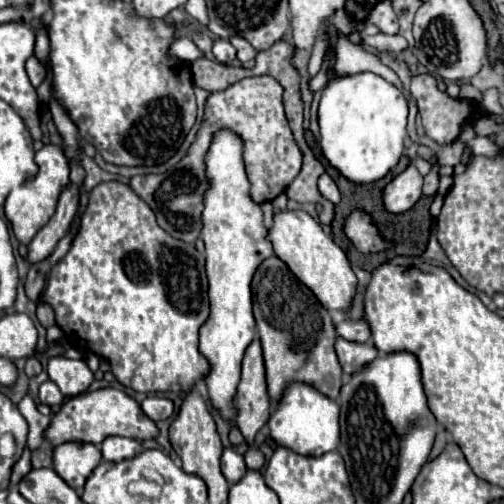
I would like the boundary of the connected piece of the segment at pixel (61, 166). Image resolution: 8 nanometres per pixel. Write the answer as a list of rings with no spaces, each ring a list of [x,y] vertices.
[[[53,144],[43,146],[35,154],[35,164],[39,172],[33,178],[25,180],[21,186],[17,186],[5,200],[5,216],[11,222],[15,238],[25,246],[43,228],[43,224],[49,222],[57,206],[57,196],[61,194],[61,188],[65,188],[65,184],[69,182],[69,160],[65,158],[61,146],[53,146]]]

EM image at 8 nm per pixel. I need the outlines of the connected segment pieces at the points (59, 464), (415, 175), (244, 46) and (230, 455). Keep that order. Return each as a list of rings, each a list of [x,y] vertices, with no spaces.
[[[65,442],[53,450],[53,470],[79,494],[101,460],[101,450],[95,444]]]
[[[409,164],[405,172],[401,172],[383,188],[385,210],[391,214],[407,212],[421,198],[421,184],[423,176],[417,172],[413,164]]]
[[[235,36],[233,40],[231,40],[231,44],[237,48],[237,58],[241,60],[241,62],[247,62],[247,60],[253,60],[255,58],[255,48],[245,40],[245,38],[241,38],[241,36]]]
[[[225,448],[221,456],[221,472],[229,484],[237,484],[247,472],[243,456],[237,454],[233,448]]]

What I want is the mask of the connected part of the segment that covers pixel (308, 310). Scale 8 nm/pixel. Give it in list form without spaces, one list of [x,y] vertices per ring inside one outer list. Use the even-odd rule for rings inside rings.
[[[271,256],[261,262],[253,282],[253,314],[263,344],[267,386],[271,402],[281,398],[285,384],[307,382],[329,398],[337,398],[341,390],[341,366],[335,354],[335,326],[329,312],[319,304],[313,292],[295,278],[283,260]]]

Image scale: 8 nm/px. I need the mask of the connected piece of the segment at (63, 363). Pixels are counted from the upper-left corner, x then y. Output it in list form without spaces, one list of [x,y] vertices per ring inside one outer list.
[[[55,356],[47,366],[49,378],[59,386],[63,396],[77,396],[87,392],[93,382],[93,372],[83,360],[69,360],[63,356]]]

